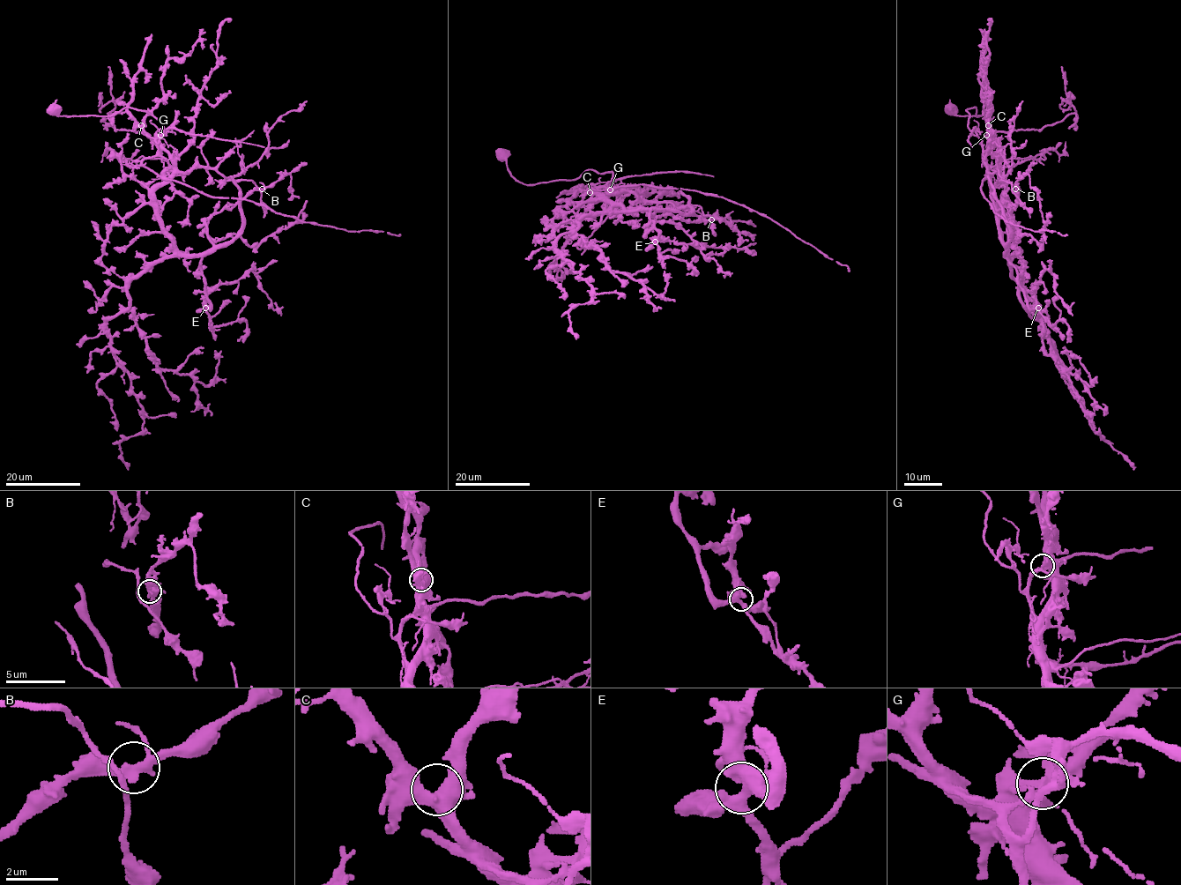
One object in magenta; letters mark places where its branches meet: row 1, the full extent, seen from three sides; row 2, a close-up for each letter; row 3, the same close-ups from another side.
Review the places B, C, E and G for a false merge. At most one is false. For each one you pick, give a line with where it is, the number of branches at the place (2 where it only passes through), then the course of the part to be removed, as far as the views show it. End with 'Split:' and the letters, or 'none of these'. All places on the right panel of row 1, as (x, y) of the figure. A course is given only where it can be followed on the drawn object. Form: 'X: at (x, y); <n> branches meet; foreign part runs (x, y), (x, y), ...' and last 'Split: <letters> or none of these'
G: at (986, 135); 4 branches meet; foreign part runs (986, 135), (982, 140), (986, 175), (981, 190), (998, 215), (1006, 221), (1033, 231), (1067, 234)
Split: G

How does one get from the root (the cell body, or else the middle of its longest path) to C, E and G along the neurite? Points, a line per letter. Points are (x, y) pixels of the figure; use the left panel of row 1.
C: (53, 109), (56, 115), (114, 115), (126, 107), (144, 110), (162, 125), (163, 135), (158, 143), (141, 125)
E: (53, 109), (132, 107), (162, 125), (173, 173), (154, 191), (159, 221), (201, 257), (205, 308)
G: (53, 109), (56, 115), (114, 115), (126, 107), (144, 110), (162, 125), (160, 135)

